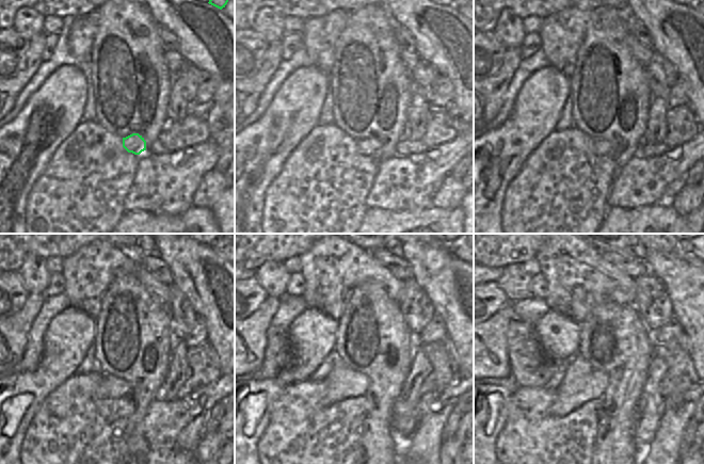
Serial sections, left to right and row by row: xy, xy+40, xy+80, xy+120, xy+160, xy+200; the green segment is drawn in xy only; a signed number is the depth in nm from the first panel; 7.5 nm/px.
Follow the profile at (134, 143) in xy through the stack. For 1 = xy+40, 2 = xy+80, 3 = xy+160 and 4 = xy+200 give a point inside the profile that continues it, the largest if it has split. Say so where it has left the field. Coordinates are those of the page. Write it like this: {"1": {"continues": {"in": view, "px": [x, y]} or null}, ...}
{"1": {"continues": {"in": "xy+40", "px": [369, 146]}}, "2": {"continues": {"in": "xy+80", "px": [602, 147]}}, "3": {"continues": {"in": "xy+160", "px": [342, 382]}}, "4": {"continues": {"in": "xy+200", "px": [581, 383]}}}

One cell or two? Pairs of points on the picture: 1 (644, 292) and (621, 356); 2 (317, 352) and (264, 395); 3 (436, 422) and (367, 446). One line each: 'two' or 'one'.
1: two
2: one
3: two

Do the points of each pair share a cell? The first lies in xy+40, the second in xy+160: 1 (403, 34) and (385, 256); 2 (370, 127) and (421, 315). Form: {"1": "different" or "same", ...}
{"1": "same", "2": "different"}

